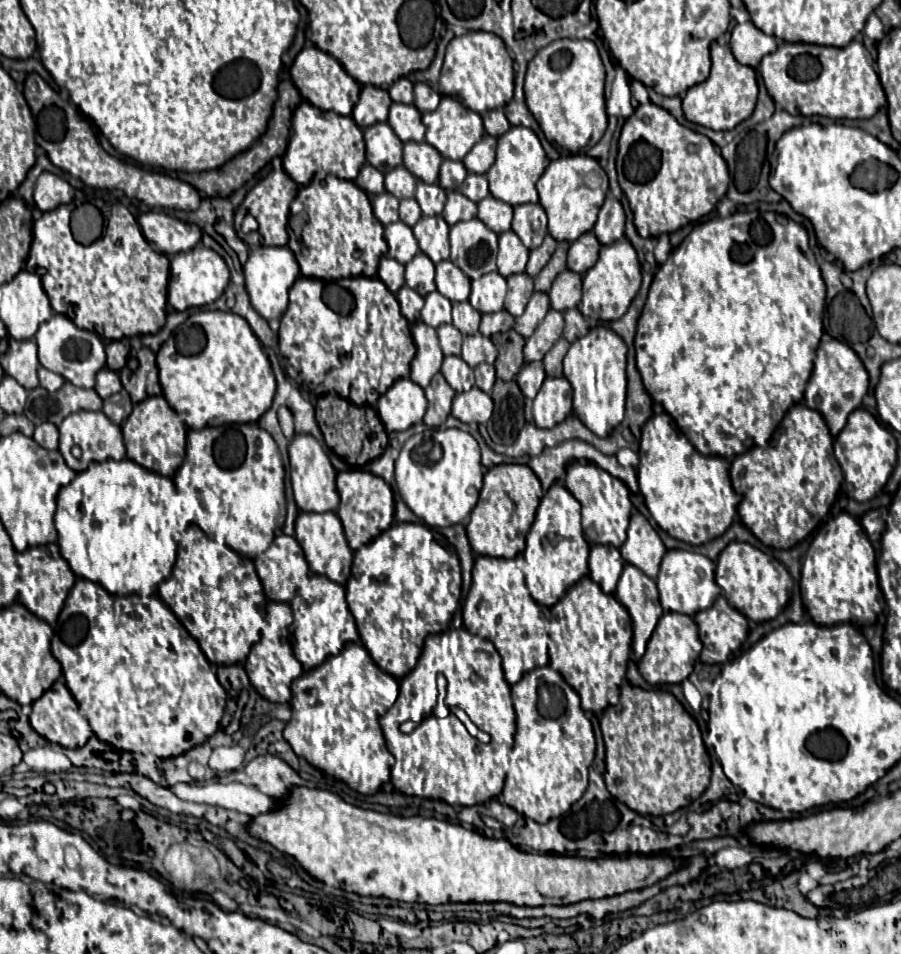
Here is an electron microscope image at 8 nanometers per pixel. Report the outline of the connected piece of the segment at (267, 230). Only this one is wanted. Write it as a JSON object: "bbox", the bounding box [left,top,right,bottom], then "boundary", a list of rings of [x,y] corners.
{"bbox":[234,172,298,246],"boundary":[[[270,172],[264,180],[260,180],[244,198],[244,202],[238,206],[234,216],[234,228],[240,234],[244,242],[250,242],[250,234],[244,234],[240,230],[240,224],[246,214],[252,214],[258,222],[258,234],[262,238],[262,244],[266,246],[286,246],[288,242],[288,214],[290,214],[290,202],[294,200],[298,192],[298,184],[286,174],[286,172]]]}

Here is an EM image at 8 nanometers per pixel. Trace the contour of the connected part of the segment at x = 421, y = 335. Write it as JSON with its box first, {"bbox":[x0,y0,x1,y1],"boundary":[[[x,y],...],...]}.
{"bbox":[410,322,442,388],"boundary":[[[416,322],[416,326],[412,326],[412,338],[416,344],[416,356],[412,360],[412,368],[410,368],[410,378],[426,388],[432,380],[432,376],[436,372],[440,372],[442,366],[442,348],[438,344],[438,336],[436,330],[424,322]]]}

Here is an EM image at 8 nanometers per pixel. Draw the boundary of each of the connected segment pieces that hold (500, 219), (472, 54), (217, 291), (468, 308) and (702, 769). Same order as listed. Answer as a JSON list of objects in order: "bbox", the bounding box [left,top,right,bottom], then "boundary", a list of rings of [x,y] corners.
[{"bbox":[478,196,512,234],"boundary":[[[486,196],[484,200],[478,202],[478,218],[496,234],[502,234],[506,230],[510,230],[510,222],[512,222],[512,206],[494,198],[494,196]]]},{"bbox":[438,32,514,112],"boundary":[[[466,32],[450,40],[438,82],[438,92],[458,98],[474,112],[502,108],[512,100],[514,68],[500,36],[492,32]]]},{"bbox":[168,248,230,310],"boundary":[[[192,248],[188,252],[178,252],[170,260],[170,286],[168,286],[168,304],[176,310],[188,310],[188,308],[200,308],[216,298],[222,296],[226,284],[230,280],[230,270],[224,262],[224,258],[214,252],[212,248]]]},{"bbox":[452,302,480,336],"boundary":[[[456,302],[456,304],[452,306],[452,318],[454,318],[454,326],[456,326],[464,336],[478,332],[480,312],[476,312],[470,302]]]},{"bbox":[600,682,710,816],"boundary":[[[624,682],[618,706],[606,710],[600,727],[606,742],[606,788],[630,810],[642,816],[672,814],[686,808],[706,790],[710,758],[700,728],[670,692],[642,690]]]}]

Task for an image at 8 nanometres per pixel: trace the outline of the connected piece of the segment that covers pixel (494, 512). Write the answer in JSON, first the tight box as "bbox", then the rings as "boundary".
{"bbox":[466,464,544,558],"boundary":[[[498,464],[492,466],[484,474],[484,488],[480,492],[480,500],[470,514],[470,522],[466,526],[468,540],[472,550],[478,556],[494,556],[494,558],[514,558],[524,550],[526,534],[536,516],[536,508],[544,496],[542,484],[538,476],[522,464]]]}

